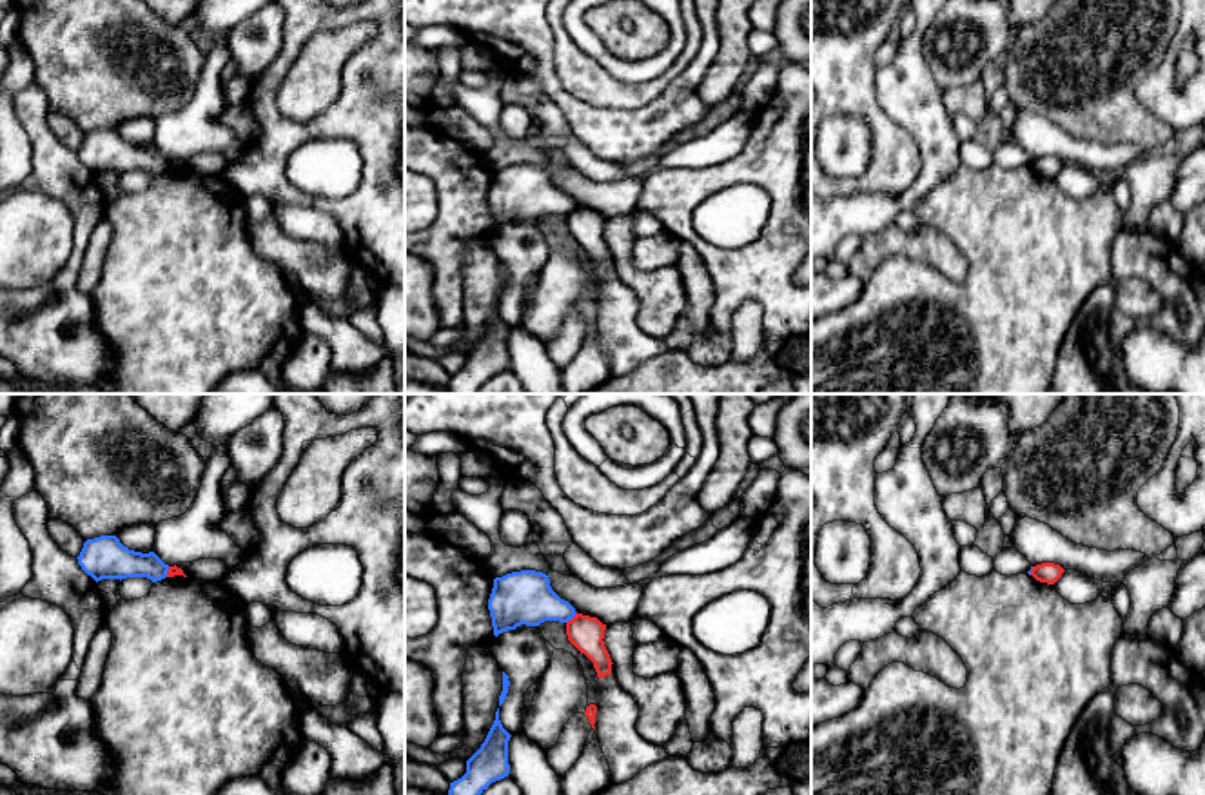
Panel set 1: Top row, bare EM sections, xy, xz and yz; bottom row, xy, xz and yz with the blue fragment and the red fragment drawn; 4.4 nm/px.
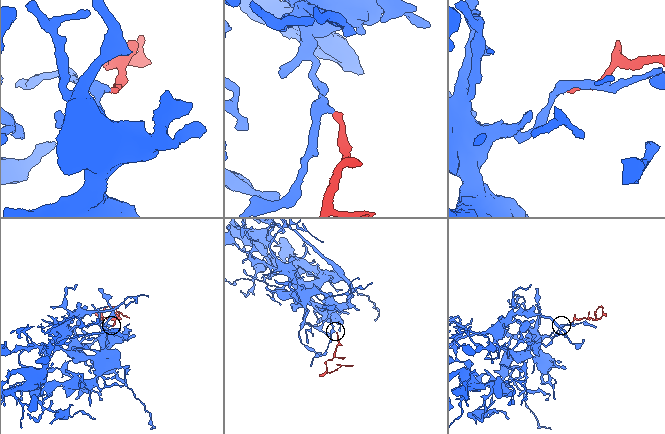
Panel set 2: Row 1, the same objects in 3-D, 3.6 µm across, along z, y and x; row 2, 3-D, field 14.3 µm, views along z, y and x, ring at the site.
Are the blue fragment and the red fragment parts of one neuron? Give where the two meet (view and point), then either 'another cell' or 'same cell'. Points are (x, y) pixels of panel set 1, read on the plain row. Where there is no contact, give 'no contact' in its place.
contact xz (572, 211); another cell

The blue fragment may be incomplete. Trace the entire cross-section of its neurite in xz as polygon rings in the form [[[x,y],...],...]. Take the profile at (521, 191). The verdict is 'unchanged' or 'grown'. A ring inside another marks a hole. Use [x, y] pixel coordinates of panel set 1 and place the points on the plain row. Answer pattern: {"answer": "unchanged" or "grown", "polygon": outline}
{"answer": "unchanged", "polygon": [[[521,163],[494,172],[488,192],[494,229],[521,218],[539,220],[544,214],[568,216],[575,201],[561,192],[543,165]]]}

